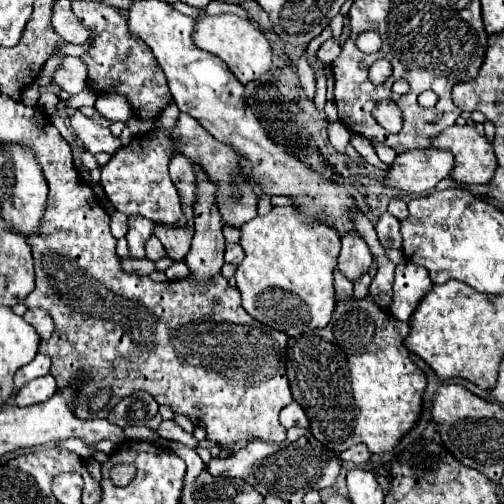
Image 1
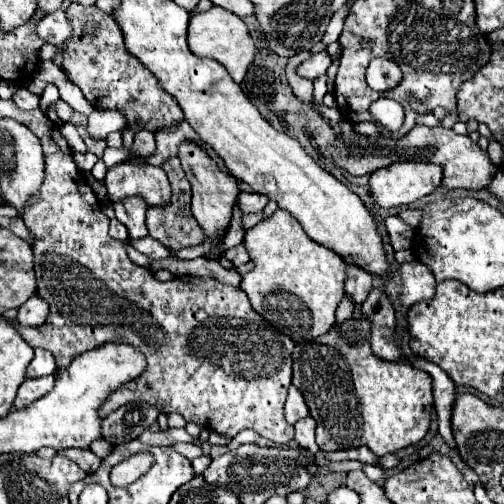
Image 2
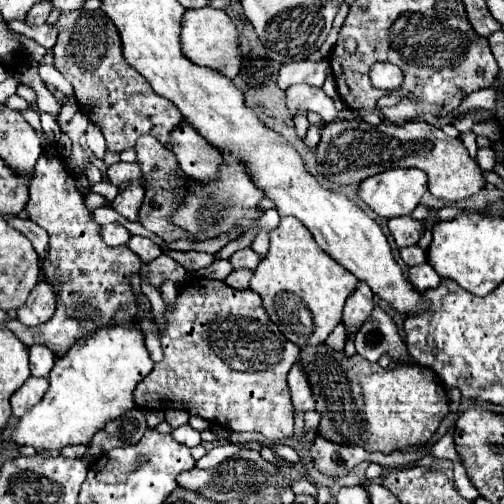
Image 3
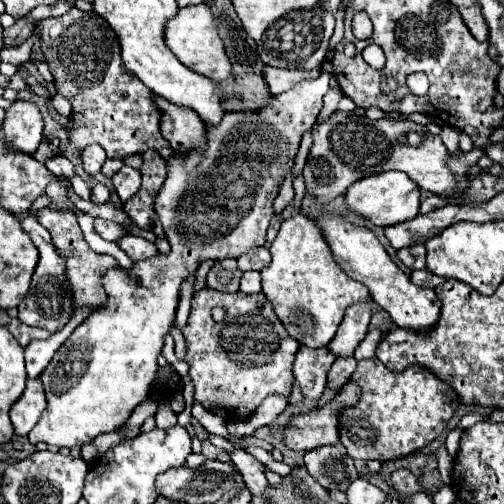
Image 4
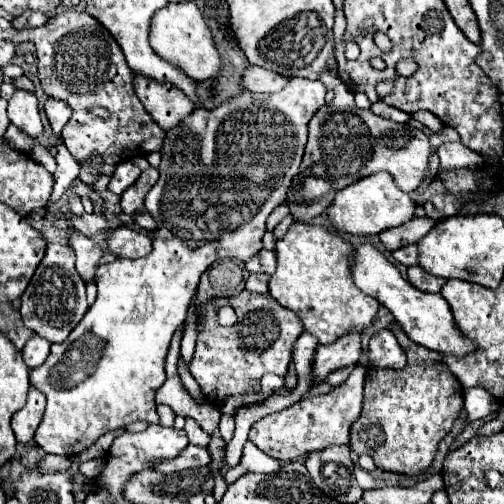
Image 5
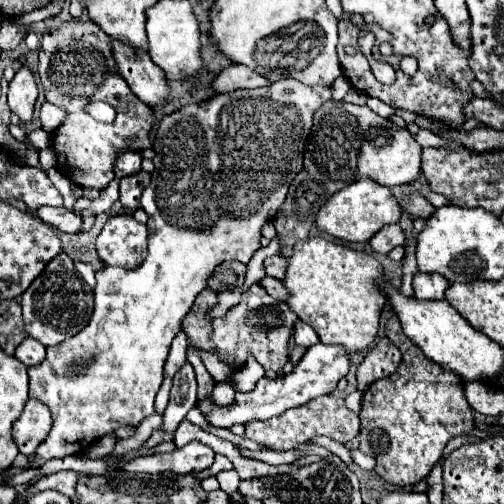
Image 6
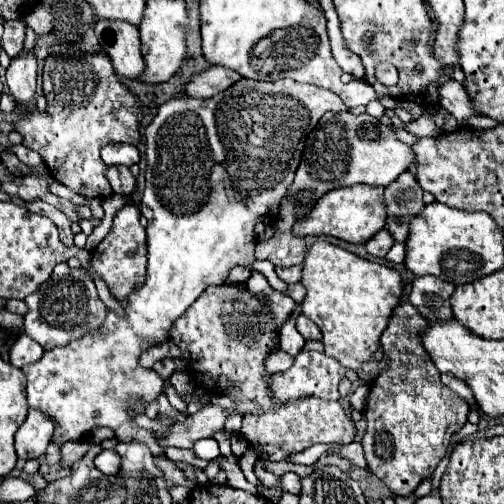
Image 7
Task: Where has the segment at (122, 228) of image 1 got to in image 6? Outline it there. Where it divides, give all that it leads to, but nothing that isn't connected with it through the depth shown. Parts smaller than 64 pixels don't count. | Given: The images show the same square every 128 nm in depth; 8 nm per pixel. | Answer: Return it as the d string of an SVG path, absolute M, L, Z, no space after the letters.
M40 206L36 210L38 218L44 220L46 224L54 226L56 230L64 232L64 234L76 234L82 226L82 218L76 216L74 212L66 210L66 208L52 208L52 206Z

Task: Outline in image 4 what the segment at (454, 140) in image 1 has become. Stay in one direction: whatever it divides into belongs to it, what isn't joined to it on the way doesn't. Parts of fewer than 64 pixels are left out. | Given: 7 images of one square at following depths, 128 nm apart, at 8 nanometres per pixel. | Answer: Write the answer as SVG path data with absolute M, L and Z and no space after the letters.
M336 110L328 120L314 124L312 138L314 142L302 176L306 192L312 194L318 204L328 204L336 196L344 194L344 190L356 180L388 170L406 172L422 190L452 196L456 174L446 166L448 150L440 136L430 134L426 126L408 120L370 120L368 116Z

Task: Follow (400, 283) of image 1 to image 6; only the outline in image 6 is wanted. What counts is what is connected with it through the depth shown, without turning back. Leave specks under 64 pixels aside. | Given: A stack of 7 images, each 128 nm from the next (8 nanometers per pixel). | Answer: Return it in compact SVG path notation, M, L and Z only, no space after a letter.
M414 274L414 296L420 300L442 300L450 282L440 274Z

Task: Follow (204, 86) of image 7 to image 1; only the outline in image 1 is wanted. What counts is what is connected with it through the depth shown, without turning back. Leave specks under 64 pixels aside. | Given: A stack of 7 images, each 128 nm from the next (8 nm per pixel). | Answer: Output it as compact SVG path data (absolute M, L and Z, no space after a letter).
M330 38L330 40L326 40L326 42L320 46L320 50L316 52L316 58L318 58L320 62L324 62L324 64L332 64L332 60L334 60L338 54L340 54L340 46L336 44L334 38Z

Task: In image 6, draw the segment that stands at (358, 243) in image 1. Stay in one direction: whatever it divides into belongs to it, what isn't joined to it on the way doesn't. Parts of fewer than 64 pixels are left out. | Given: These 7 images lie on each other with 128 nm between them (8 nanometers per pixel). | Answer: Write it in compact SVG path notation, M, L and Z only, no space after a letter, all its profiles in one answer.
M314 344L306 350L302 360L294 366L290 374L276 376L276 378L262 378L258 380L256 388L252 392L236 392L234 402L230 406L214 406L208 414L204 414L206 422L214 428L230 428L232 424L246 424L250 420L268 420L272 416L280 416L284 410L302 406L318 396L332 394L336 390L336 384L340 378L348 374L348 354L340 346L326 346L326 344Z

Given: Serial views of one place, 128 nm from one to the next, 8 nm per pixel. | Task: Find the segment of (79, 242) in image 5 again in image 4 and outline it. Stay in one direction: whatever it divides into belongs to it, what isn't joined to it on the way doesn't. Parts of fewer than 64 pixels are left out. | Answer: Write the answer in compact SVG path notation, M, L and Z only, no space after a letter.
M46 206L44 210L40 210L36 214L36 218L50 232L52 242L56 244L56 248L66 258L66 276L68 276L68 280L72 284L72 294L74 294L76 308L80 308L82 304L90 304L92 310L100 308L106 302L106 294L104 294L104 288L102 288L102 274L108 268L118 266L118 262L112 256L108 256L108 254L96 254L88 246L88 242L84 240L82 230L78 226L78 218L76 218L76 214L72 210L68 210L68 212L56 212L50 206Z

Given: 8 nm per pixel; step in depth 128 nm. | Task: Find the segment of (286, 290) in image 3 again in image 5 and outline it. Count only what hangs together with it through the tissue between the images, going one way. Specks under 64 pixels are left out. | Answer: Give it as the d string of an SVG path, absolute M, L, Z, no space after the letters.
M292 224L286 236L276 244L278 270L270 278L270 294L304 322L320 344L332 344L344 334L364 332L372 326L380 308L376 298L366 296L352 280L352 244L340 236L308 224Z

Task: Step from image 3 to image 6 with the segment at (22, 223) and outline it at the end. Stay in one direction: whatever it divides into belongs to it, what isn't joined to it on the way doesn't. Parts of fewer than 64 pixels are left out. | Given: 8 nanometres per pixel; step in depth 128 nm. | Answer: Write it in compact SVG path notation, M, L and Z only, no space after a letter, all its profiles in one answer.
M68 254L56 256L44 272L30 284L30 288L22 294L22 314L26 332L42 342L44 346L60 344L66 338L72 338L76 332L88 326L94 308L94 292L76 272L72 258Z

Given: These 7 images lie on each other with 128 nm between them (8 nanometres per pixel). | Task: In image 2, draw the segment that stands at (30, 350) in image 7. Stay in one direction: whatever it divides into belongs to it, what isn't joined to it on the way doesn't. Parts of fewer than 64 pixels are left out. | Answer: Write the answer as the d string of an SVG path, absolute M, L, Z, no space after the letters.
M36 348L34 360L28 366L28 378L40 378L40 376L48 376L48 374L54 374L54 372L56 372L54 356L44 348Z

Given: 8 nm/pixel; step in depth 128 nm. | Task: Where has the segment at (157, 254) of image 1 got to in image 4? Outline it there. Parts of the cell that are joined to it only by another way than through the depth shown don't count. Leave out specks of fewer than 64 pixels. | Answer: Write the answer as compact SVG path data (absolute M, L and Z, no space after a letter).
M124 234L116 244L118 244L134 262L146 260L146 258L152 258L152 256L158 254L154 242L148 242L148 240L144 240L142 236L134 236L134 234Z

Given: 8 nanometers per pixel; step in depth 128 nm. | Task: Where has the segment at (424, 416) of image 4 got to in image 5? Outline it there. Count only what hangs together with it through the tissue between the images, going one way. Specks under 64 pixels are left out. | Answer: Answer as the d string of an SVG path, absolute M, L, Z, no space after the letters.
M410 342L408 364L402 370L368 368L362 416L352 426L350 446L358 456L372 456L380 470L420 476L430 468L438 444L452 430L462 406L462 386L442 356Z

